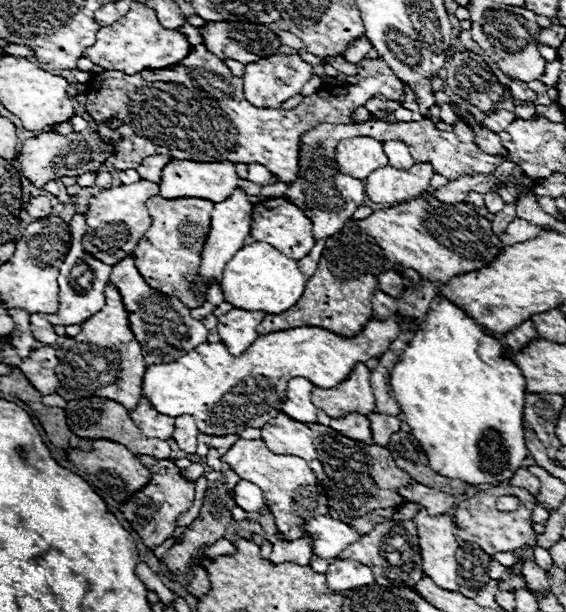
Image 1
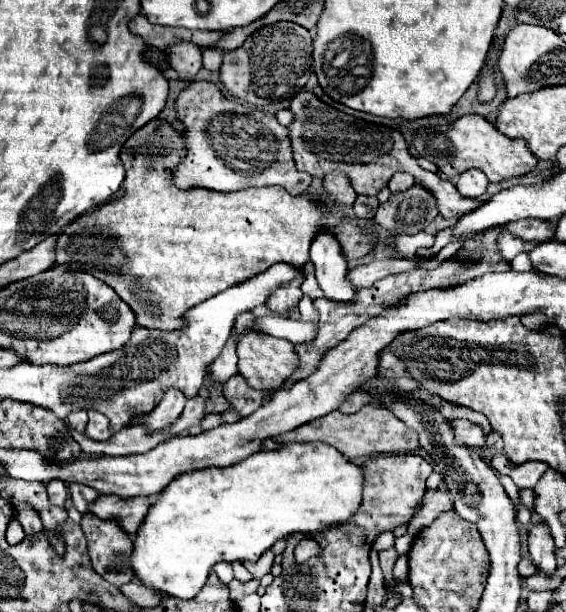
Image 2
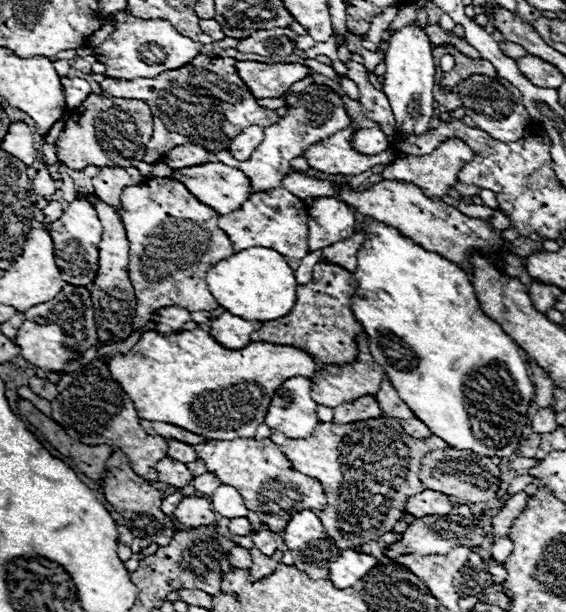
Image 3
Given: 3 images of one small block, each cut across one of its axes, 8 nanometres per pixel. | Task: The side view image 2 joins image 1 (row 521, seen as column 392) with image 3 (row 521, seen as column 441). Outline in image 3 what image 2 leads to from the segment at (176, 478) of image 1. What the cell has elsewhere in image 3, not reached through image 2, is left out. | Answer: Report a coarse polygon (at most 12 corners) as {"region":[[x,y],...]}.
{"region":[[186,496],[174,510],[184,528],[214,524],[212,504]]}

